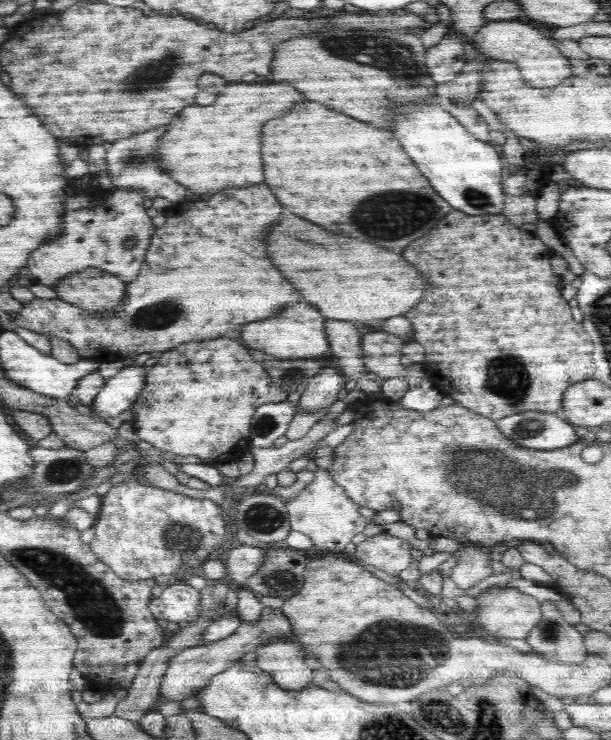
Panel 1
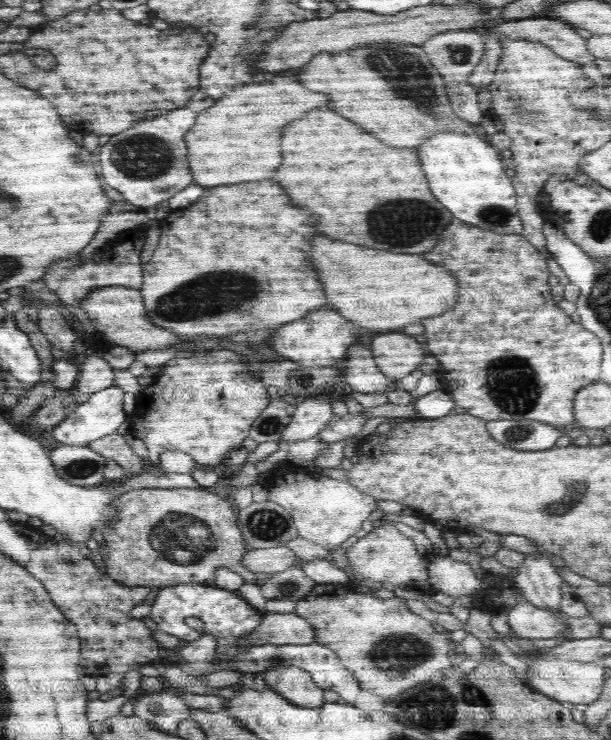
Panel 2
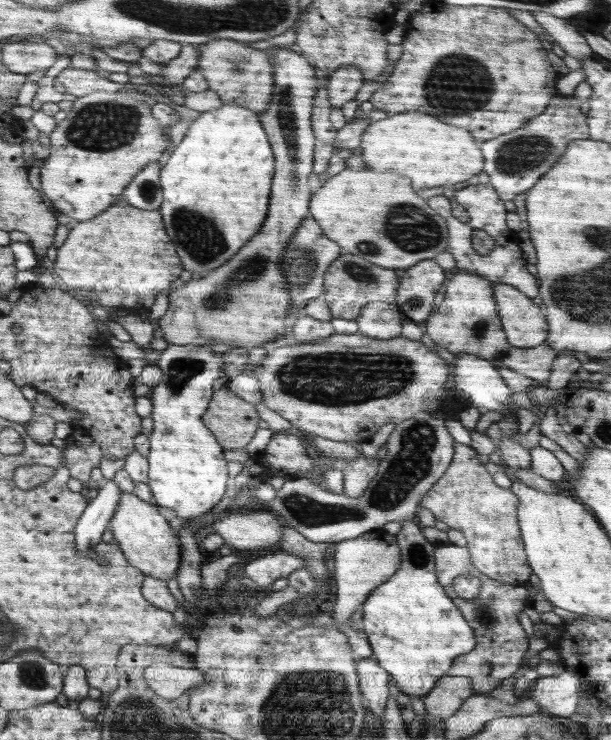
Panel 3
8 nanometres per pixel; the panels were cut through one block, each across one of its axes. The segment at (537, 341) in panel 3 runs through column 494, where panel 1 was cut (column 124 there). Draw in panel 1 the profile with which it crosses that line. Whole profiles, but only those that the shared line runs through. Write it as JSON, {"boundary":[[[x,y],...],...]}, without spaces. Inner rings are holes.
{"boundary":[[[88,268],[62,278],[54,288],[58,298],[92,312],[120,308],[126,296],[126,283],[101,269]]]}

